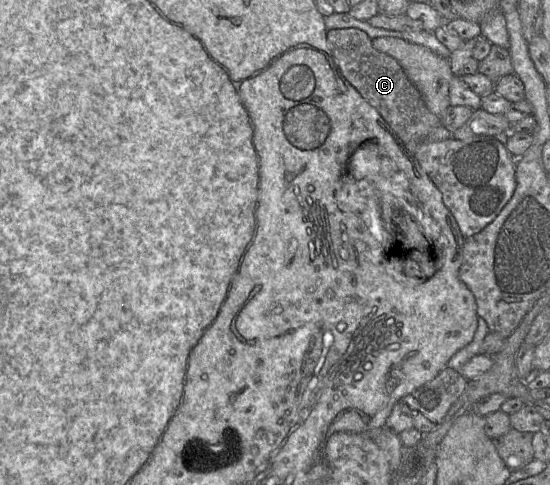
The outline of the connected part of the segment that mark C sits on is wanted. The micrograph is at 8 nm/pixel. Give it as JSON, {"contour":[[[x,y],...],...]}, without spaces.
{"contour":[[[356,28],[327,30],[326,38],[334,62],[345,79],[378,111],[399,142],[414,152],[415,146],[441,124],[441,118],[428,110],[398,61],[376,50],[372,39]]]}

